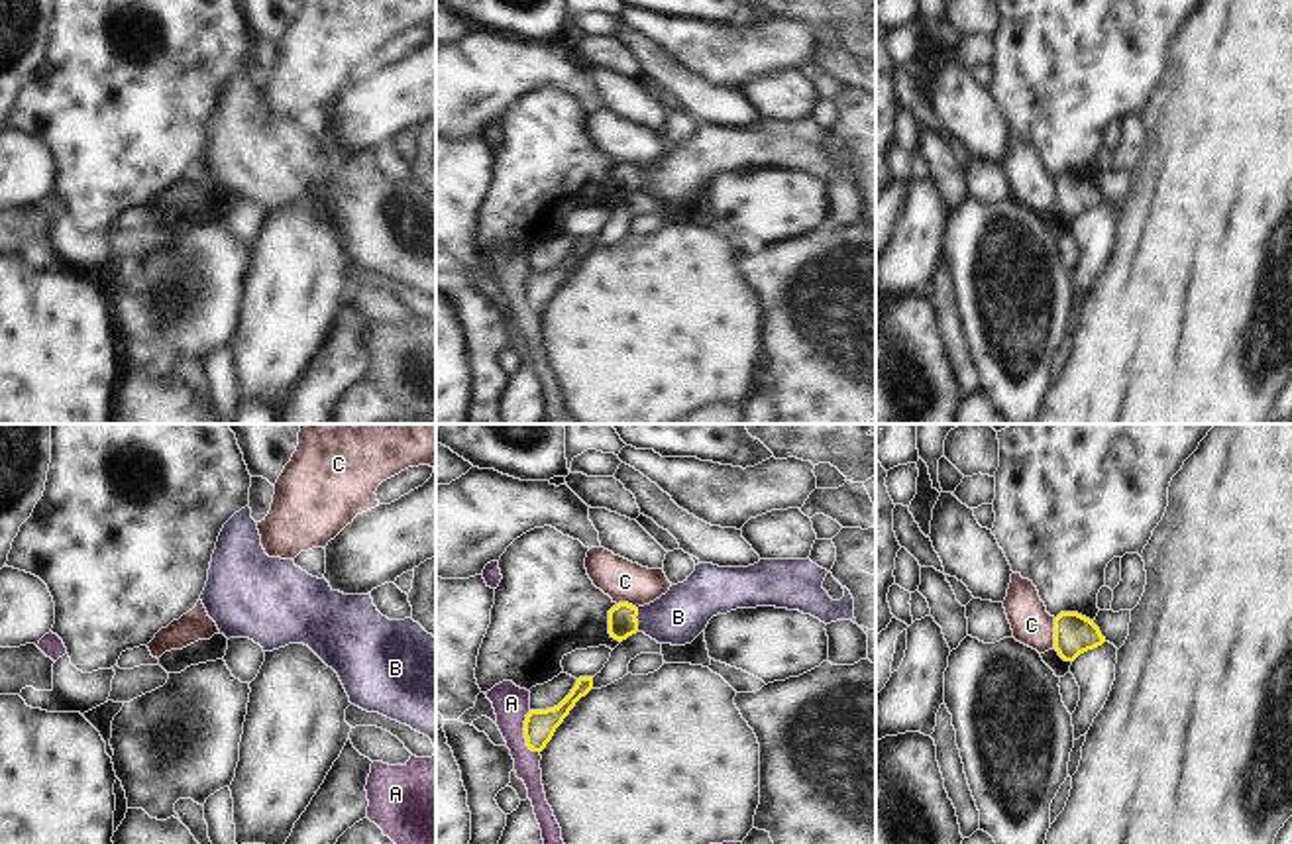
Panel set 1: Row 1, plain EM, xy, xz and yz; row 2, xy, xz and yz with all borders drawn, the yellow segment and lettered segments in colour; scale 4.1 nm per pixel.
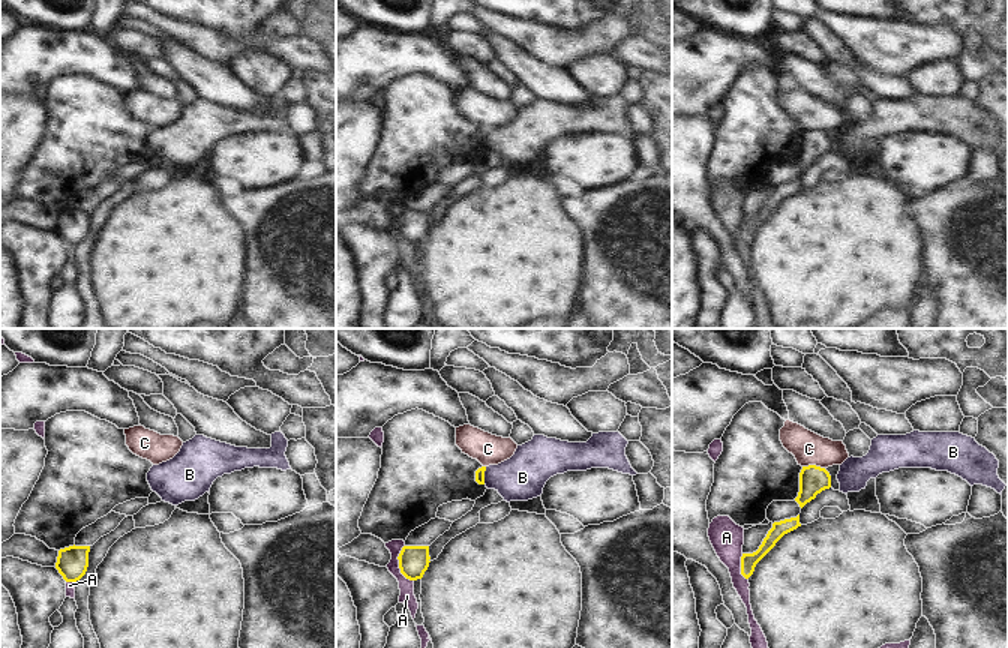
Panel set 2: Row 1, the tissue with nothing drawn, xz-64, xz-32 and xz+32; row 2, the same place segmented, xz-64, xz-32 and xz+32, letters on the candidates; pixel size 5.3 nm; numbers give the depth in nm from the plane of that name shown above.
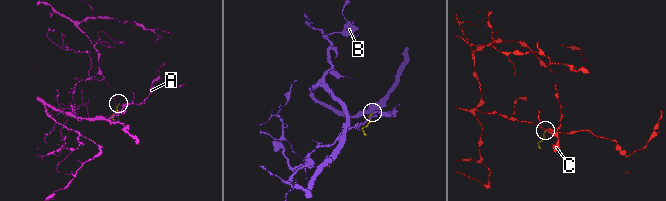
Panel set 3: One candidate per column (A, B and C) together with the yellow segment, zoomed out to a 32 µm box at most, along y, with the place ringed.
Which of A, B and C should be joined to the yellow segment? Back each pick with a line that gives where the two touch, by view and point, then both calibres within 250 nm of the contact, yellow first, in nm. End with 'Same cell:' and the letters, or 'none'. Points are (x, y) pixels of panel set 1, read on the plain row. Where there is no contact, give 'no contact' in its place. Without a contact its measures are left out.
Same cell: none

